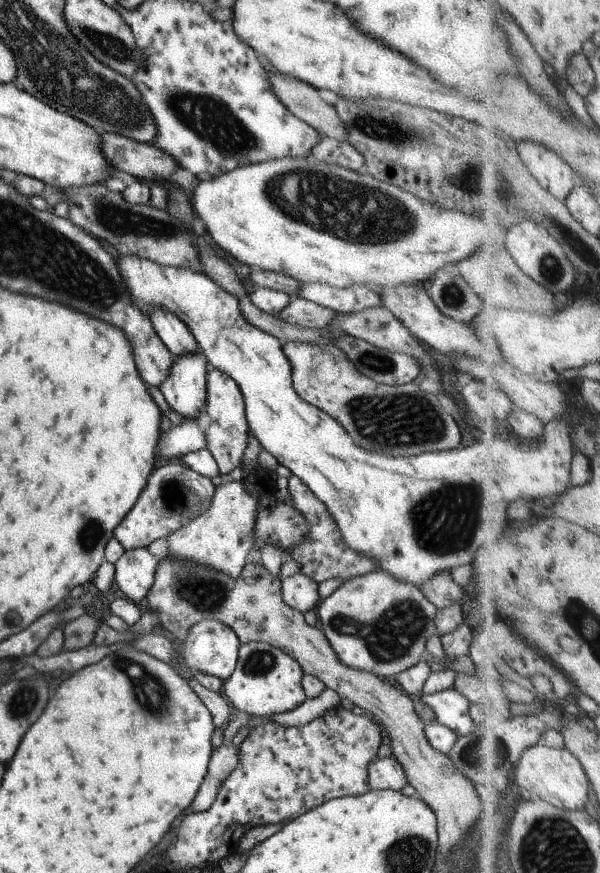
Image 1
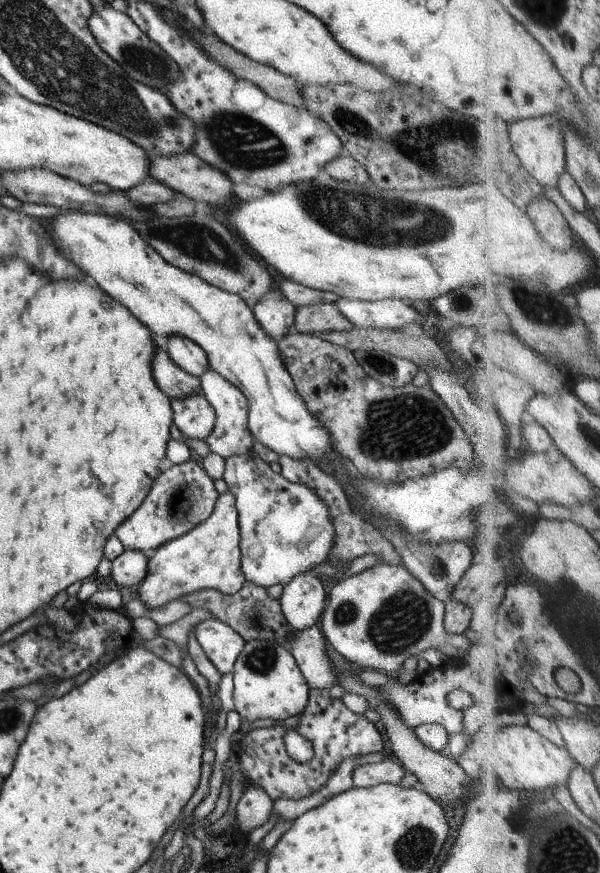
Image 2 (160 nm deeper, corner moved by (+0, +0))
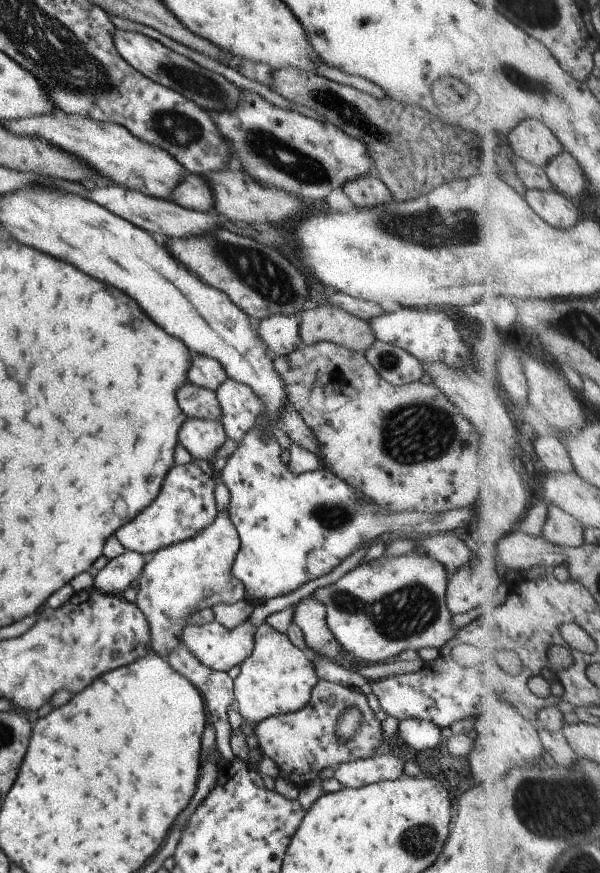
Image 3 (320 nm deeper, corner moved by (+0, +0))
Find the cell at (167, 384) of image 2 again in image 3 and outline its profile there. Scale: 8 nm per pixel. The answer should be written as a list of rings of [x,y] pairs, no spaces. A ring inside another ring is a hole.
[[[185,382],[175,393],[177,404],[187,418],[220,420],[220,408],[213,391]]]

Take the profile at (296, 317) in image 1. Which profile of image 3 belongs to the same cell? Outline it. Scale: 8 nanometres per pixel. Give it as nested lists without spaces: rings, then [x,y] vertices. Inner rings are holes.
[[[335,305],[300,312],[298,335],[302,346],[330,342],[349,351],[363,353],[375,340],[368,322],[341,310]]]

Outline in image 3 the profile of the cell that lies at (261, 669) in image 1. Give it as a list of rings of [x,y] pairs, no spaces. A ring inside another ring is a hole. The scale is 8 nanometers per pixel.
[[[267,623],[255,629],[252,651],[239,665],[240,672],[232,680],[233,696],[237,712],[245,724],[252,726],[264,718],[303,708],[318,681],[312,660],[292,645],[285,633],[274,631]]]

